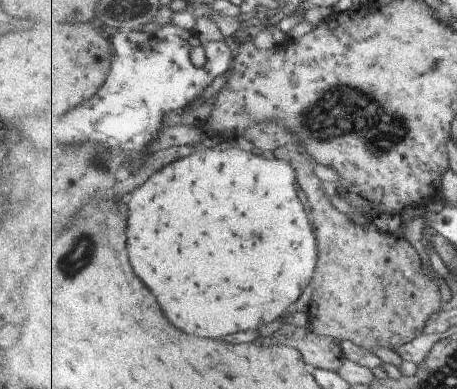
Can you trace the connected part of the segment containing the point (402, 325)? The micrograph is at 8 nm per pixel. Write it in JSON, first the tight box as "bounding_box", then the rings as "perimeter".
{"bounding_box":[271,145,441,354],"perimeter":[[[294,145],[279,147],[271,151],[274,158],[290,162],[296,169],[302,194],[309,200],[309,207],[313,212],[313,227],[317,228],[317,250],[319,250],[319,262],[317,262],[317,280],[311,280],[312,293],[307,308],[307,316],[311,328],[320,335],[333,337],[334,340],[350,341],[373,353],[390,354],[398,345],[403,346],[415,340],[421,332],[424,332],[425,324],[429,316],[433,316],[441,306],[441,288],[439,284],[425,274],[421,254],[416,247],[407,242],[397,233],[380,232],[377,229],[365,230],[363,226],[351,222],[347,214],[339,212],[325,190],[321,188],[321,182],[315,176],[316,162],[310,154]]]}

